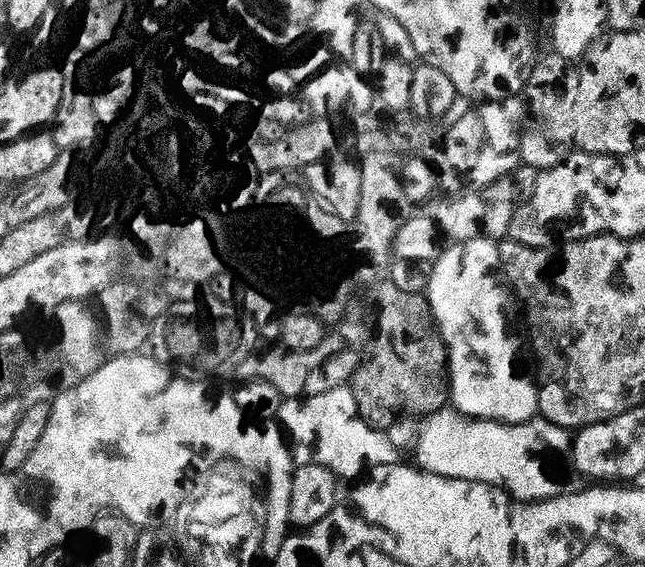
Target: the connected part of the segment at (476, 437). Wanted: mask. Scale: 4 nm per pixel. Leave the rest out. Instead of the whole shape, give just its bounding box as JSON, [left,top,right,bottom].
[416,410,558,500]

